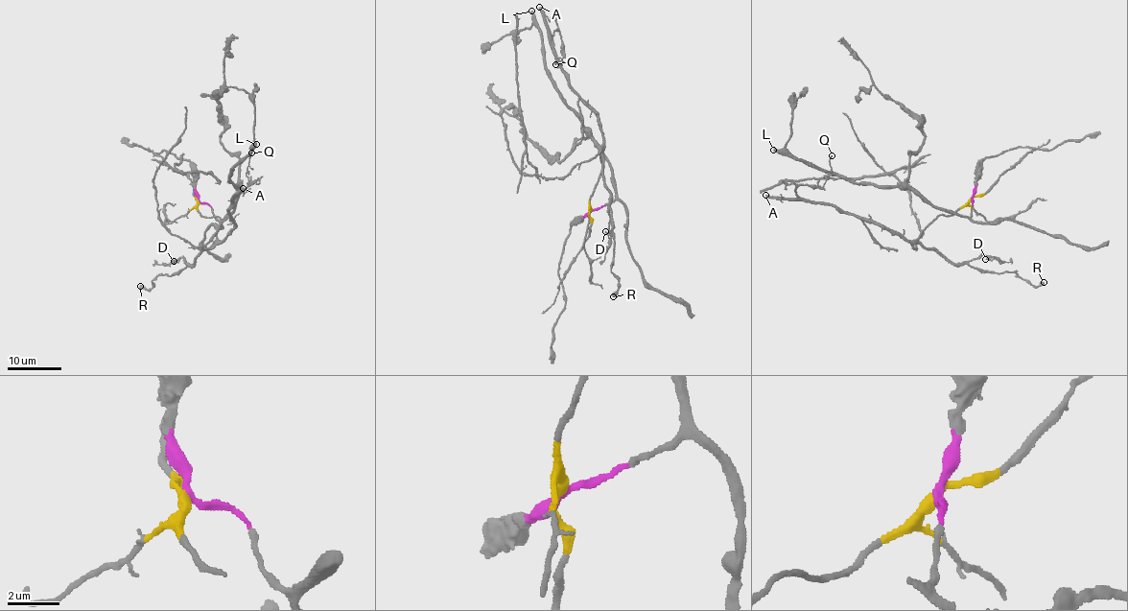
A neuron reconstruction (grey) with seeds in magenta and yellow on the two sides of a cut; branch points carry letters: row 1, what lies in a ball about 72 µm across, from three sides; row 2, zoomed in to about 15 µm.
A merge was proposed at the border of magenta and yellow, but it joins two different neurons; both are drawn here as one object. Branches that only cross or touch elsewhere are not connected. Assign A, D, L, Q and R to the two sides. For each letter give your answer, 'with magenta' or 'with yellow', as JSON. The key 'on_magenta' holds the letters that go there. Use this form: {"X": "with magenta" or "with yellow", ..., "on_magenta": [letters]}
{"A": "with yellow", "D": "with yellow", "L": "with magenta", "Q": "with yellow", "R": "with yellow", "on_magenta": ["L"]}

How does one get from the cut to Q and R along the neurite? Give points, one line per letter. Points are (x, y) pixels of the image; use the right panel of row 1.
Q: (972, 199), (937, 216), (917, 239), (903, 240), (832, 205), (798, 199), (797, 187), (824, 184), (832, 155)
R: (972, 199), (953, 213), (937, 216), (918, 240), (953, 263), (998, 273), (1016, 272), (1032, 286), (1044, 282)

